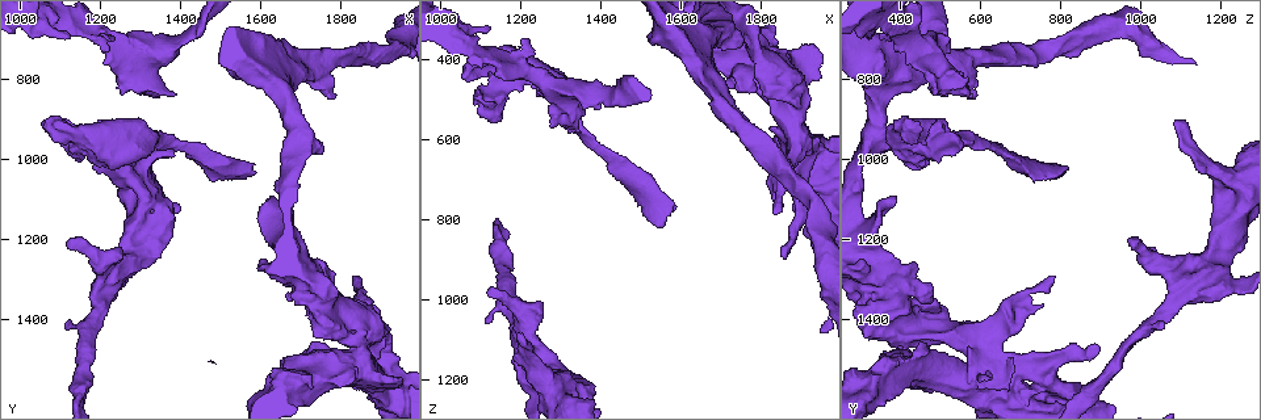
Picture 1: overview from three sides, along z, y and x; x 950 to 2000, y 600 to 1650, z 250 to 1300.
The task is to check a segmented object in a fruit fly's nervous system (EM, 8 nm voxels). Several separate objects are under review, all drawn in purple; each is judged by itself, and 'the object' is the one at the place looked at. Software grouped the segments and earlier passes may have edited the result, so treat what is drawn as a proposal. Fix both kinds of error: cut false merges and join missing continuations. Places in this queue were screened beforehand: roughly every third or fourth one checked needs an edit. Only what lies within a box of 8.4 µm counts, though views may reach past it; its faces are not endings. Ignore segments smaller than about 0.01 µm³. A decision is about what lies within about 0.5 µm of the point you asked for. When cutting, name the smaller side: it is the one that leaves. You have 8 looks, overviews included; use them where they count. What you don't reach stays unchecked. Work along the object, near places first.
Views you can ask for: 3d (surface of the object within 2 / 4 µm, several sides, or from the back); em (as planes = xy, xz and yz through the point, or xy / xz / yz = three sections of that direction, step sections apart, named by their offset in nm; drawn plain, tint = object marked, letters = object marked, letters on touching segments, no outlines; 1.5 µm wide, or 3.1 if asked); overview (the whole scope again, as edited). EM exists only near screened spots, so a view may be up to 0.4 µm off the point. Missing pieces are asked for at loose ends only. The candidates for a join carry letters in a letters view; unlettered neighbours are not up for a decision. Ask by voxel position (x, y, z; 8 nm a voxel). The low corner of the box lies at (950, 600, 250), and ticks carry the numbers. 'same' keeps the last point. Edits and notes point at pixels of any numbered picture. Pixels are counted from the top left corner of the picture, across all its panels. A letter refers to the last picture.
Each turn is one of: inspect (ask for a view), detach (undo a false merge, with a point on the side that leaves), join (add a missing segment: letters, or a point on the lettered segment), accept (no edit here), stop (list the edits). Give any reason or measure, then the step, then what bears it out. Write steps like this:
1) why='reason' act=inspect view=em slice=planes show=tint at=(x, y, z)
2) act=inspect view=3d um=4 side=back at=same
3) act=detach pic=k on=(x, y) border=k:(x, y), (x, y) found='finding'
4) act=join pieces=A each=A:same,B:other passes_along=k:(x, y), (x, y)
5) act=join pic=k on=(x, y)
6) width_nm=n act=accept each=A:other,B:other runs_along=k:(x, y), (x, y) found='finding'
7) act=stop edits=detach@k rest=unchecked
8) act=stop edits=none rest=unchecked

why='free end' act=inspect view=em slice=planes show=letters at=(1075, 925, 455)

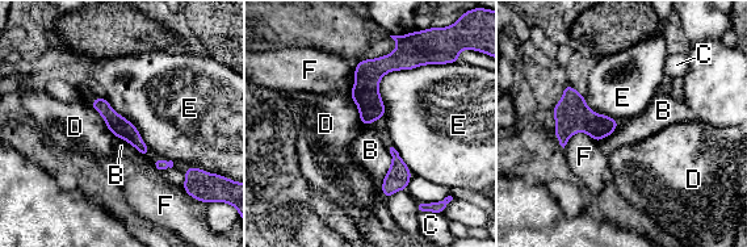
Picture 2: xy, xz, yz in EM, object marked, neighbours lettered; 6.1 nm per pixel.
width_nm=120 act=accept each=B:other,C:other,D:other,E:other,F:other border=2:(390, 146), (385, 200) found='none of them fits'

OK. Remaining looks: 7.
why='thick turns thin' act=inspect view=em slice=xy step=8 show=tint at=(1435, 670, 490)

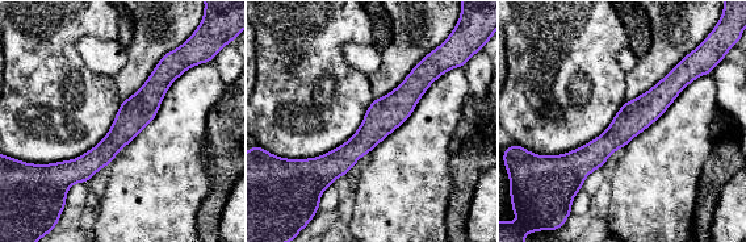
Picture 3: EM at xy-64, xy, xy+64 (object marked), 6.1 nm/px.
act=inspect view=em slice=planes show=letters at=same

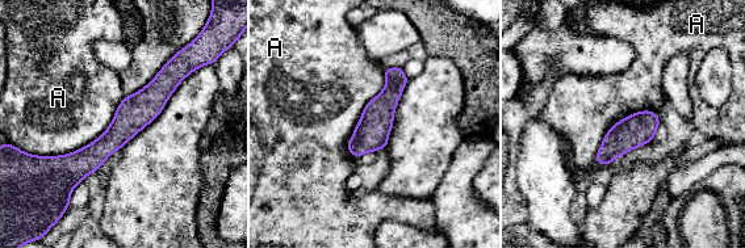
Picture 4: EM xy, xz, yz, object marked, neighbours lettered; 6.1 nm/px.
width_nm=200 act=accept each=A:other found='all the same neuron'

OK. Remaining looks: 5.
why='branch stops here' act=inspect view=3d um=2 at=(1210, 755, 410)

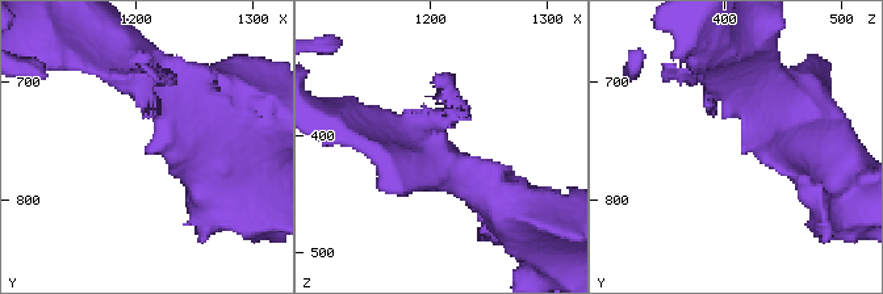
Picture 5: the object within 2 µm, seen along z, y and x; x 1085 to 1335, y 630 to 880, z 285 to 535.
why='shape alone is not enough' act=inspect view=em slice=yz step=4 show=tint at=(1210, 760, 414)

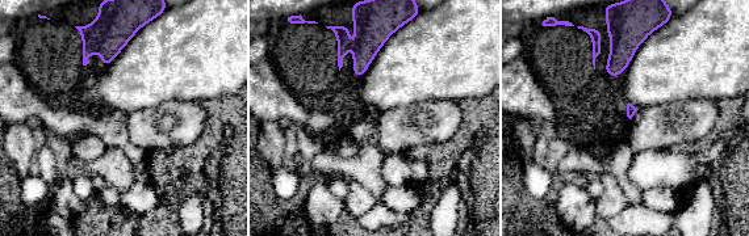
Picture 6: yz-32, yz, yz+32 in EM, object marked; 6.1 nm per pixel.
act=inspect view=em slice=planes show=letters at=same

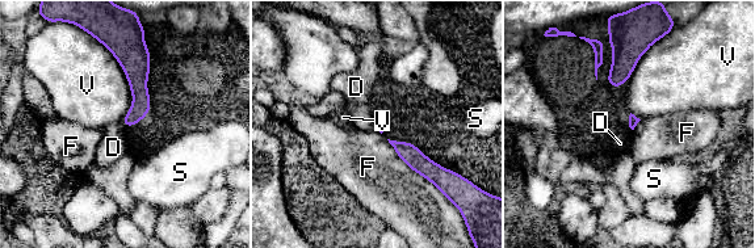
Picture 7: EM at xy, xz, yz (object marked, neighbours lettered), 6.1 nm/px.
longest_contact=F:460nm act=accept each=D:other,F:other,S:other,V:other border=7:(121, 122), (124, 126) found='no lettered segment goes on from it'

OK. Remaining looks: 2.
act=stop edits=none rest=unchecked

